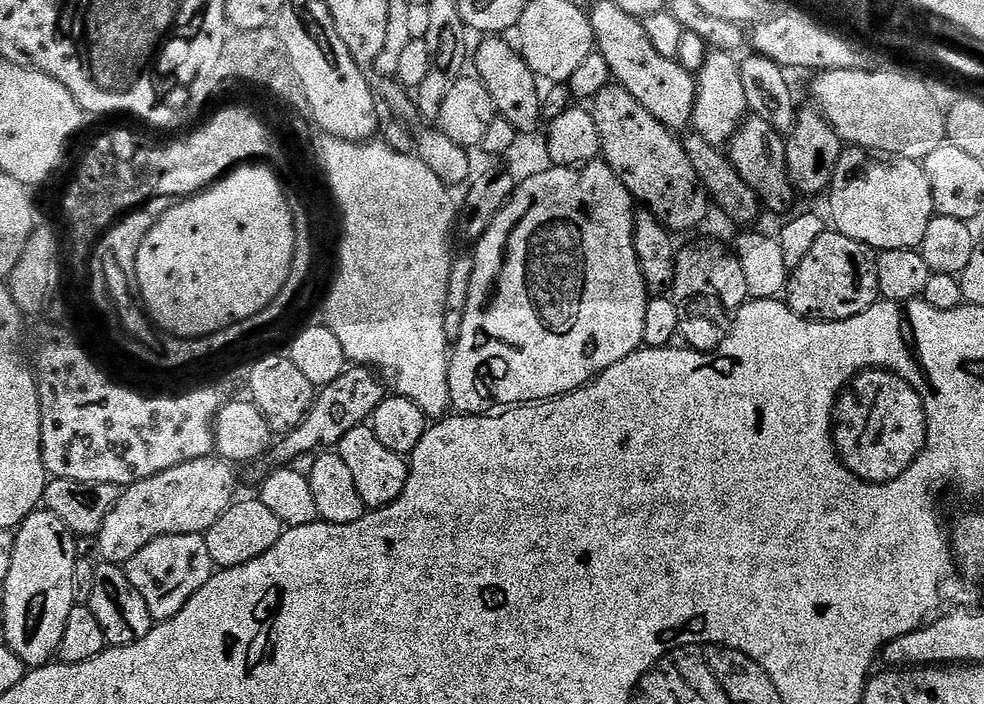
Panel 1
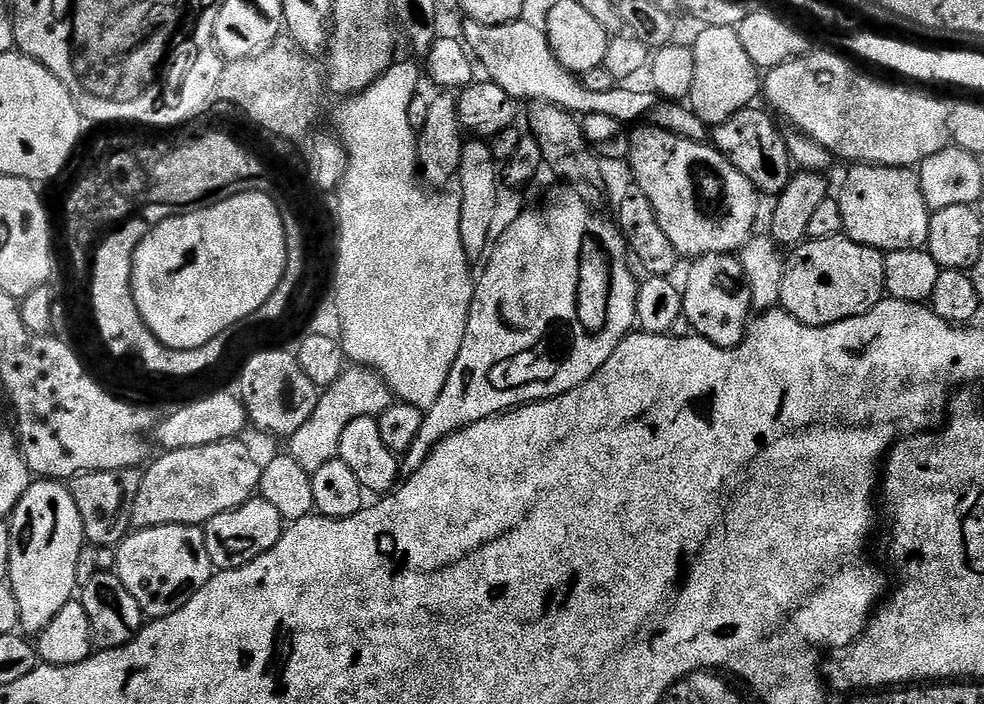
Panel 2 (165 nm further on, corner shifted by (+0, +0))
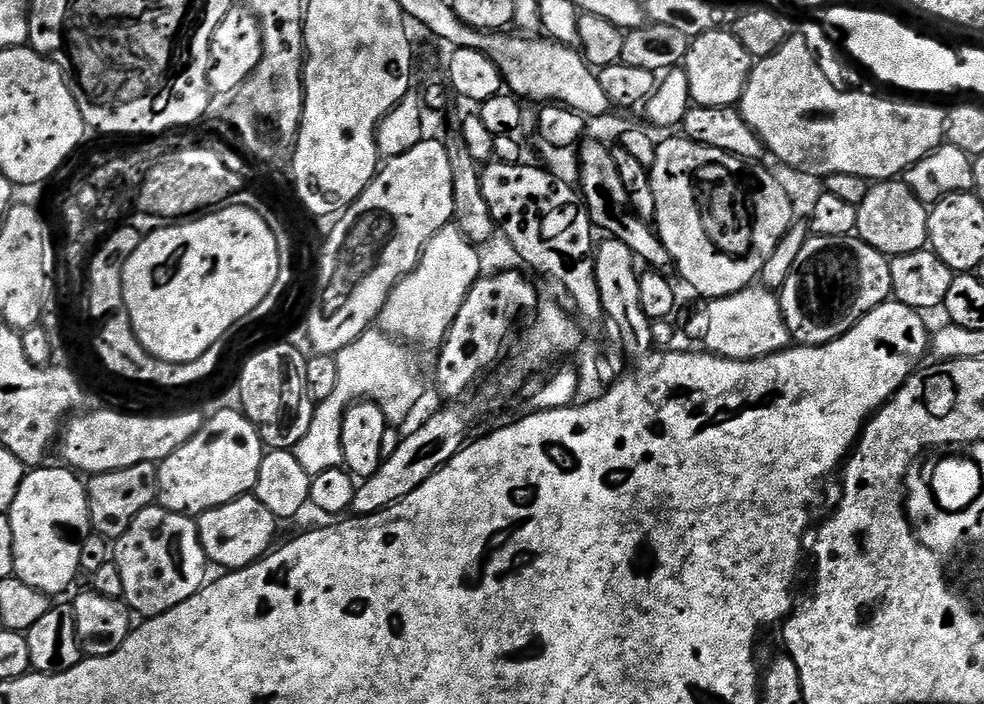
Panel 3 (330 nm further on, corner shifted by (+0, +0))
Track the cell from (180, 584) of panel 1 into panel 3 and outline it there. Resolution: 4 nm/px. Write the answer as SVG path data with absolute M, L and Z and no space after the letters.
M159 506L142 510L127 534L115 541L114 561L122 576L123 601L140 618L174 610L186 598L194 598L209 579L210 561L202 550L196 520Z

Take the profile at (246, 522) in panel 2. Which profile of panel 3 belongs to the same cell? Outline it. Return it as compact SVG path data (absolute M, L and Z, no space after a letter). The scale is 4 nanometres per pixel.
M255 494L228 502L226 506L218 506L214 510L206 510L196 520L198 534L202 542L202 550L208 555L209 561L220 570L235 570L255 564L263 560L273 547L272 539L276 536L278 521L262 502L258 502Z

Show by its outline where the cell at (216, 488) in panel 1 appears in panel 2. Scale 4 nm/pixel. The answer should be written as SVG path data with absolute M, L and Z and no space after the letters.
M237 438L214 442L210 446L179 448L173 452L165 451L160 454L164 456L158 457L156 461L153 459L140 477L132 528L171 524L203 526L210 518L226 514L226 510L234 510L253 499L260 486L262 464L248 453L242 441Z

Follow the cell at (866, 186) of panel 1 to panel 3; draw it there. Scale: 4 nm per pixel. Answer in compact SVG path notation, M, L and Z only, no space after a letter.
M903 179L881 180L868 189L857 207L858 226L855 235L886 257L925 251L928 242L929 209L908 189Z

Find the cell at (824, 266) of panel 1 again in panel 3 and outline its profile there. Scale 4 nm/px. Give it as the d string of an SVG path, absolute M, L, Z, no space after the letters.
M812 236L778 295L788 335L797 345L834 342L892 296L890 260L859 238Z

